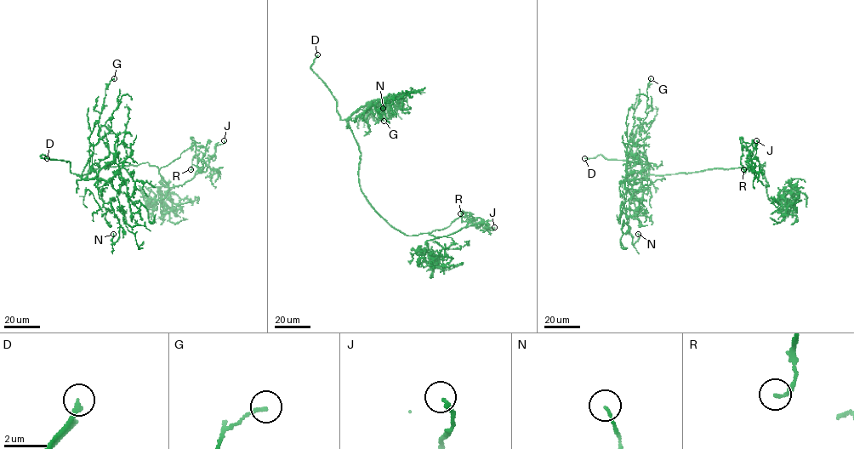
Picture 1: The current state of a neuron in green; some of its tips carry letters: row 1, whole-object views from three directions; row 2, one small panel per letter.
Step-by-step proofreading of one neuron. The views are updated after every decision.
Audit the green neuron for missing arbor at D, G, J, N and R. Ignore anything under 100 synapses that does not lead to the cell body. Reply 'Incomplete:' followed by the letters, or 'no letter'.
Incomplete: D

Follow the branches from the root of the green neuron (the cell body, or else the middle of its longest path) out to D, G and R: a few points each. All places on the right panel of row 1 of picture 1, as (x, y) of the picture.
D: (722, 168), (655, 175), (649, 174), (648, 166), (643, 161), (608, 160), (601, 155), (584, 158)
G: (722, 168), (644, 174), (640, 152), (633, 138), (646, 116), (646, 88), (651, 78)
R: (722, 168), (765, 165), (765, 162), (763, 168), (743, 142), (740, 160), (743, 169)

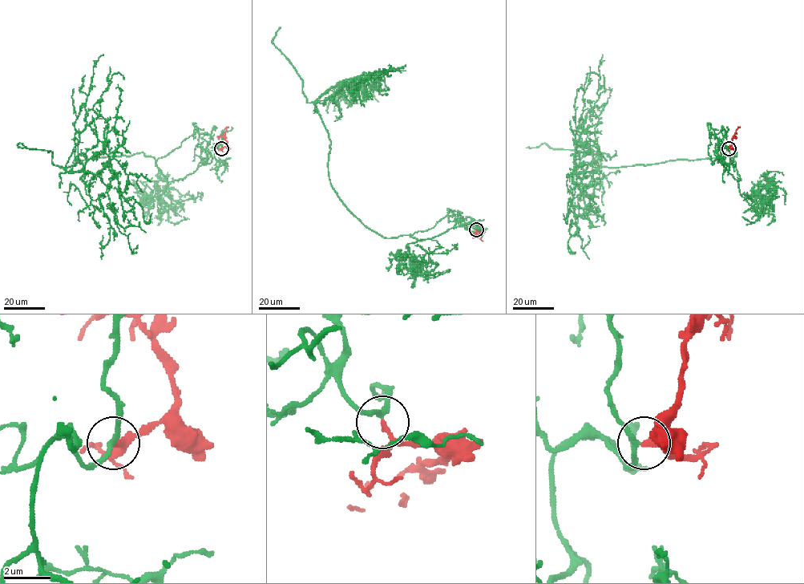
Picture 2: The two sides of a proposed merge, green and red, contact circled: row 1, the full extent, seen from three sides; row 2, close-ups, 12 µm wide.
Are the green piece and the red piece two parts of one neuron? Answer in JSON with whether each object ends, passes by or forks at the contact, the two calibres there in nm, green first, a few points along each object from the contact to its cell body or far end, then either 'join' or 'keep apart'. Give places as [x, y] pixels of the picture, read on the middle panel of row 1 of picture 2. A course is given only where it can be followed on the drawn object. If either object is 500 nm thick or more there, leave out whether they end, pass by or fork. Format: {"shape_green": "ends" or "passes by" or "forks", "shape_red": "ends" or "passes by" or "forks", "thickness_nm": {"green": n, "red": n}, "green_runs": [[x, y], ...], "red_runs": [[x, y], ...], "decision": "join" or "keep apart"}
{"shape_green": "passes by", "shape_red": "passes by", "thickness_nm": {"green": 190, "red": 170}, "green_runs": [[476, 229], [469, 221], [419, 241], [382, 237], [331, 184], [331, 140], [316, 101], [340, 81], [405, 64]], "red_runs": [[476, 230], [481, 233], [479, 237], [482, 241]], "decision": "join"}

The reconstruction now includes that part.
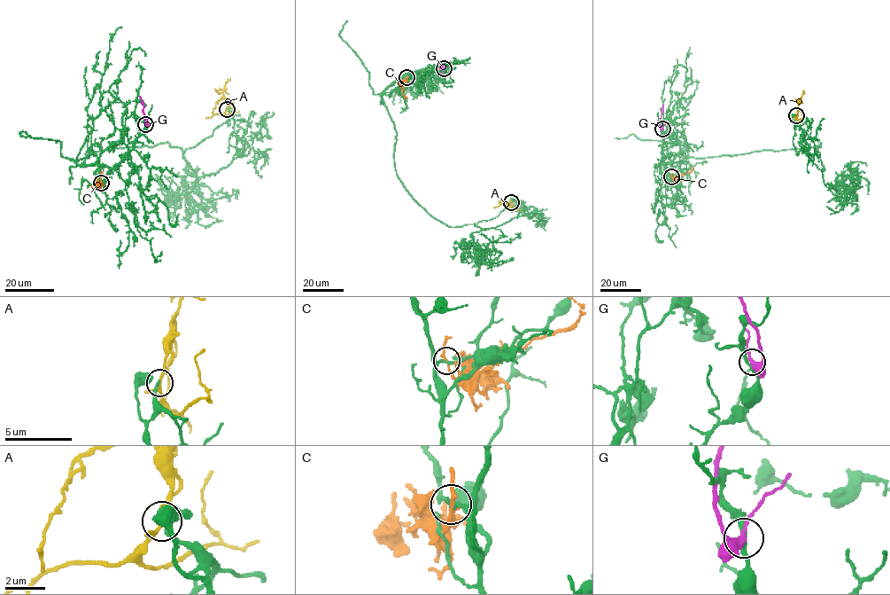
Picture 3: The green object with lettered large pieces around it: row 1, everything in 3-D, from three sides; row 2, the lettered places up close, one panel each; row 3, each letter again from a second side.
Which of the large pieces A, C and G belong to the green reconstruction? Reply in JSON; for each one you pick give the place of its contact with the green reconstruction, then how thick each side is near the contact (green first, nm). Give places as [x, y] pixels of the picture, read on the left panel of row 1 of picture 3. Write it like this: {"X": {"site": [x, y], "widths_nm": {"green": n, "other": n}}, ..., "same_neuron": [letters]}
{"A": {"site": [227, 109], "widths_nm": {"green": 160, "other": 160}}, "same_neuron": ["A"]}

